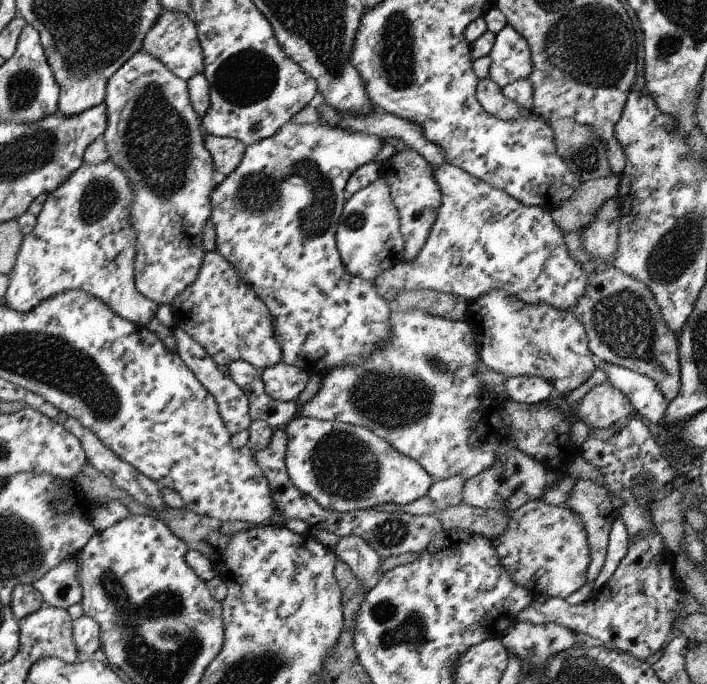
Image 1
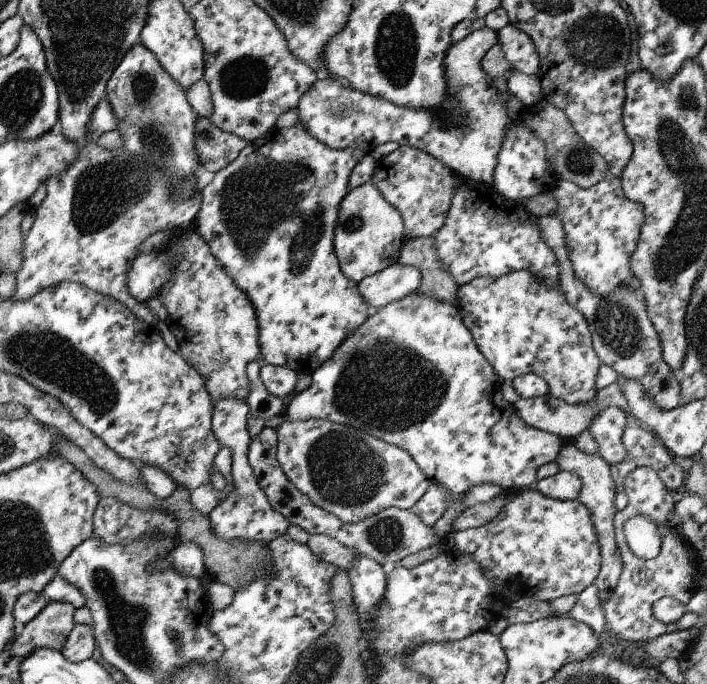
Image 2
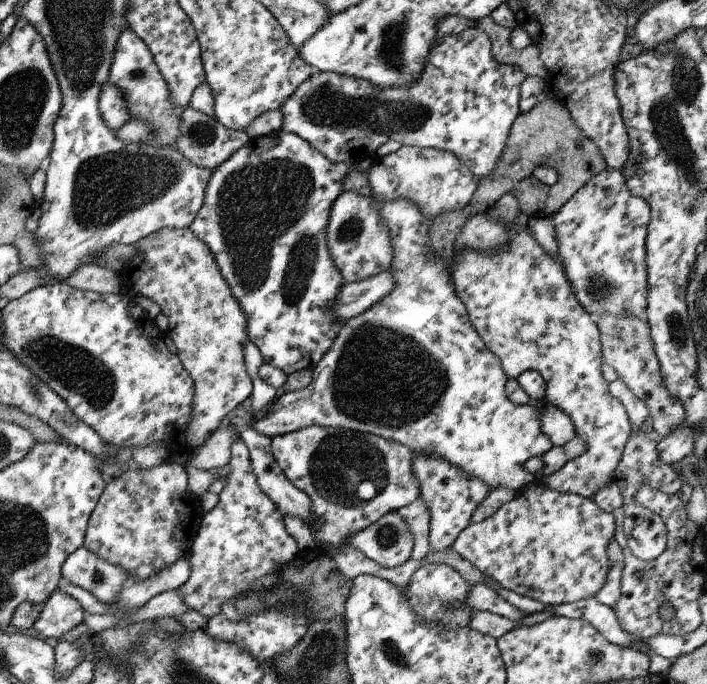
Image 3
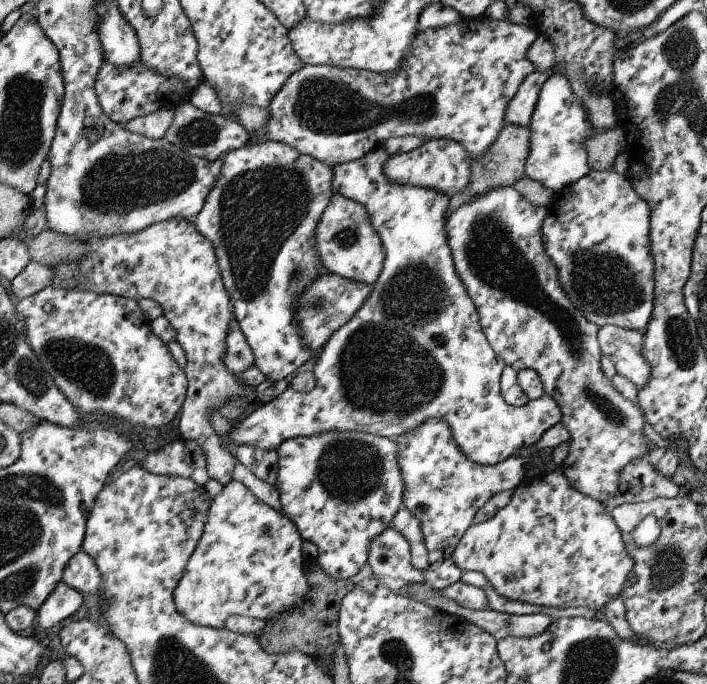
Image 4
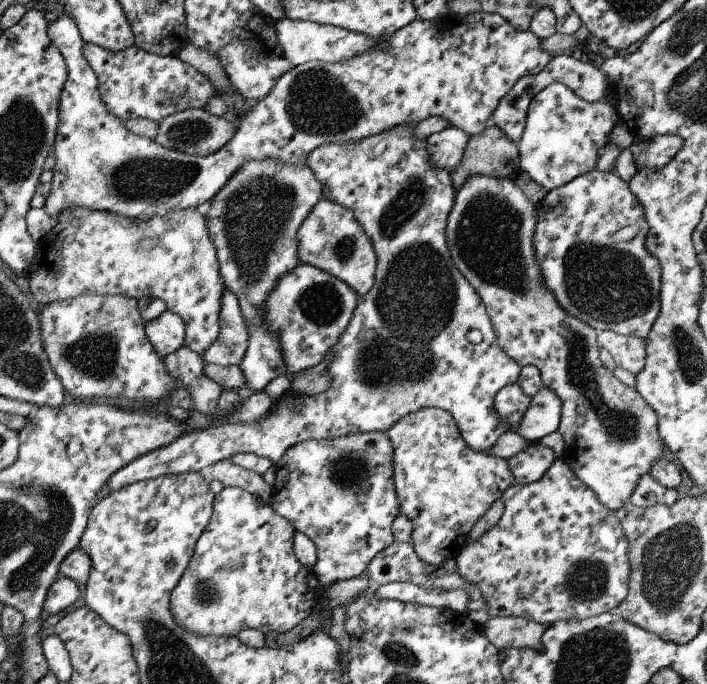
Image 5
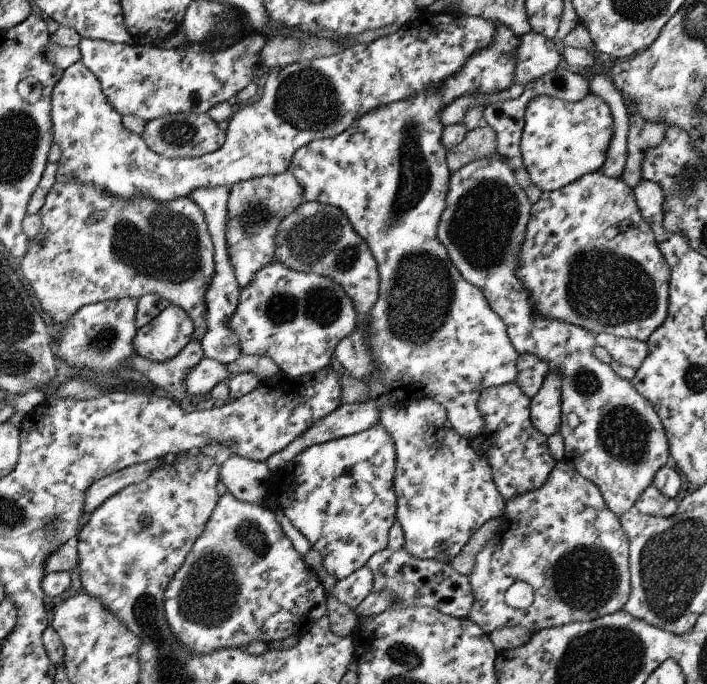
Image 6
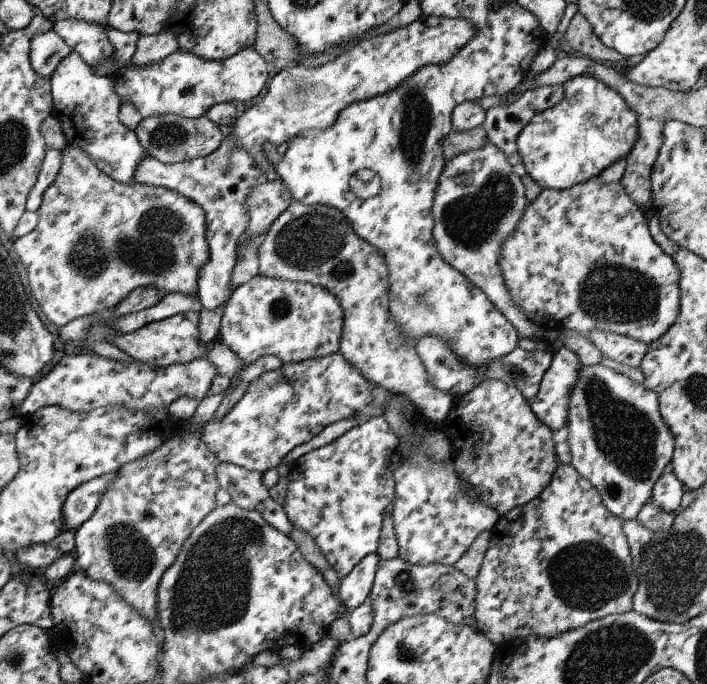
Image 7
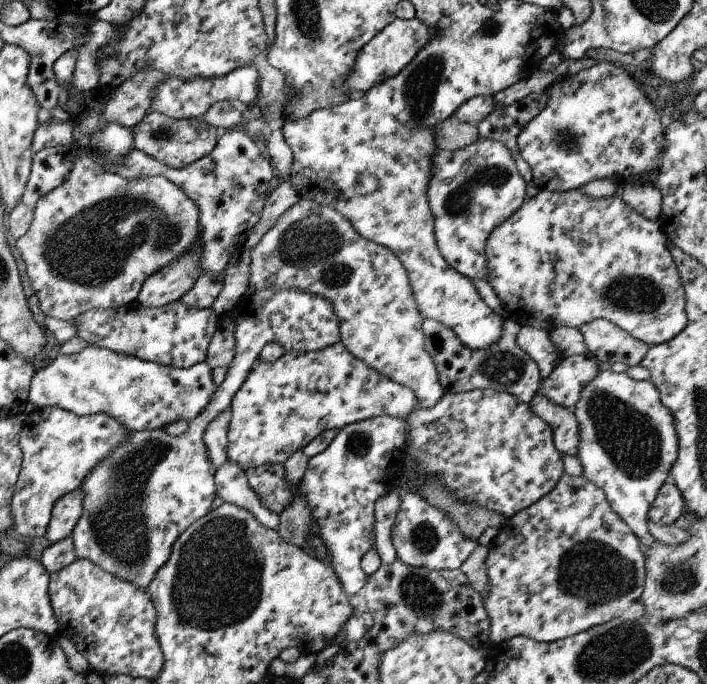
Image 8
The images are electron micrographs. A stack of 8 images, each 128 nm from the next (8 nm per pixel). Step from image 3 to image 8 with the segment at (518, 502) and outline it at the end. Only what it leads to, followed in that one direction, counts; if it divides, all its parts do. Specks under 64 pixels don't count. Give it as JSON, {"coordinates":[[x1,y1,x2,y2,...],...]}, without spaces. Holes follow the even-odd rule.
{"coordinates":[[564,472,551,492,542,496,531,506,515,513,512,517,506,518,505,522,497,529,497,532,496,537,487,546,487,554,484,560,489,583,489,594,486,599,483,599,483,606,490,620,488,638,491,640,492,646,503,643,517,635,530,638,536,642,553,642,579,634,614,618,630,621,637,620,644,614,643,605,640,601,646,573,643,548,638,538,628,529,628,526,611,510,604,492,584,476,572,477]]}

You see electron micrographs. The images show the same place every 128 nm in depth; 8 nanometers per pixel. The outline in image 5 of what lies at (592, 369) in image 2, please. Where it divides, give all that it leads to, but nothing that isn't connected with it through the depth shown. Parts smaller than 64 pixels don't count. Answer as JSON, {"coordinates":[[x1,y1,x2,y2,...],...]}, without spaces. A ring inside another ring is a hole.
{"coordinates":[[467,175,463,184,456,190,453,197,453,202,447,220,445,221,445,238,448,251,451,255,451,260,456,266,456,269,463,275,463,278,475,289,482,303,485,305,487,316,490,318,491,324,494,326,496,341,503,349,503,352,511,358,512,361,518,362,520,367,525,365,533,365,540,374,540,379,543,387,551,389,561,401,560,406,560,423,558,431,563,439,563,459,567,466,573,471,573,474,585,485,590,488,598,501,606,506,610,511,615,512,621,508,631,496,633,489,636,487,639,477,646,475,656,460,661,456,663,444,659,433,657,432,656,414,654,410,639,396,639,393,634,387,625,386,621,381,618,381,612,371,610,371,598,357,598,346,596,343,597,331,578,318,572,317,568,312,565,312,556,304,556,300,552,297,551,291,545,288,539,274,539,267,534,257,532,241,532,232,536,221,536,206,527,200,522,190,514,183,512,177,496,177,495,175]]}

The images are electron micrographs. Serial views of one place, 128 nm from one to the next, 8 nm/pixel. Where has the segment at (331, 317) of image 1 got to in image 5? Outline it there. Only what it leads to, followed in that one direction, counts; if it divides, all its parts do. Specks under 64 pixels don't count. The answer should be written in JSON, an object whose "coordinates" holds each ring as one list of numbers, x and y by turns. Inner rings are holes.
{"coordinates":[[260,159,247,161,241,166,203,208,209,237,217,248,218,266,221,268,223,282,237,297,248,330,247,348,237,365,242,370,244,386,253,389,254,392,261,391,272,378,285,375,286,366,280,358,276,334,271,333,262,320,262,304,271,287,276,286,276,280,299,264,295,231,309,214,311,207,321,198,323,198,321,185,307,167,301,164,281,165,278,160]]}

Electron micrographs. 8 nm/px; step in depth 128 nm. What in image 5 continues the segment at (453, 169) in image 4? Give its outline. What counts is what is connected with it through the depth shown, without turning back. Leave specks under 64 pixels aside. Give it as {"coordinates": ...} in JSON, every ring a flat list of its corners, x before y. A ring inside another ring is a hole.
{"coordinates":[[449,127,426,138,426,149,430,161,436,167,453,170,461,160,468,134,457,127]]}

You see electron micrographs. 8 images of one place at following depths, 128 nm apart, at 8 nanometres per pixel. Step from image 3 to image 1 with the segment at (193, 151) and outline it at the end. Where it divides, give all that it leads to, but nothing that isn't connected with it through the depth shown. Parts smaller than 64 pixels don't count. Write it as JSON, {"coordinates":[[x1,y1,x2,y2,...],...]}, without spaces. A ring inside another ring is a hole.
{"coordinates":[[205,133,203,146,210,151,214,167,213,179,216,183,234,172,246,150,245,144,233,137,219,137,209,133]]}

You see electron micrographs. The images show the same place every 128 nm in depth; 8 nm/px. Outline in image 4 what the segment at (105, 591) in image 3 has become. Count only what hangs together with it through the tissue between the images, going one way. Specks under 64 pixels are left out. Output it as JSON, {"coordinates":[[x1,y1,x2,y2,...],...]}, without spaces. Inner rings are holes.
{"coordinates":[[79,550,70,558,62,570,62,581,80,593,93,592,93,596,100,596,102,578,94,559,86,551]]}

